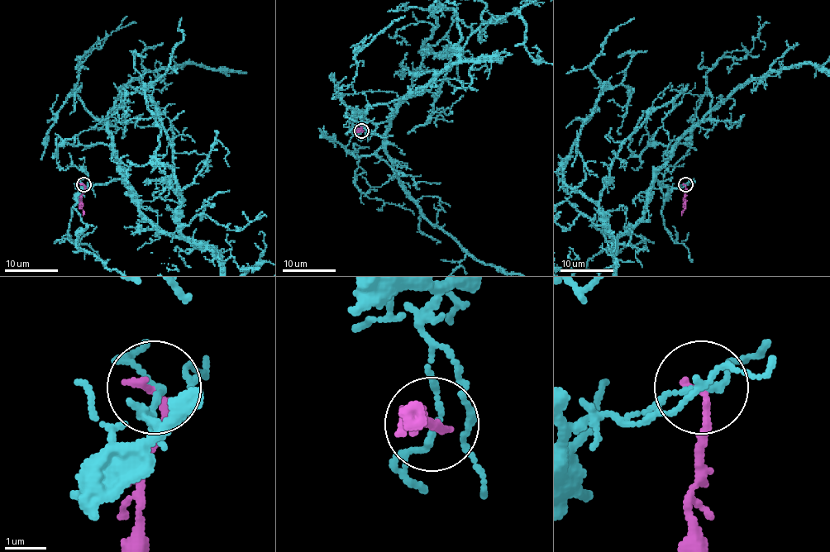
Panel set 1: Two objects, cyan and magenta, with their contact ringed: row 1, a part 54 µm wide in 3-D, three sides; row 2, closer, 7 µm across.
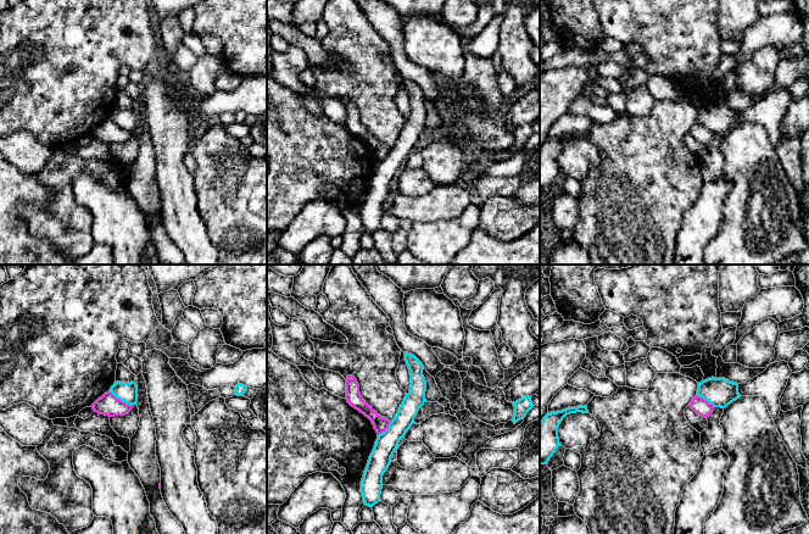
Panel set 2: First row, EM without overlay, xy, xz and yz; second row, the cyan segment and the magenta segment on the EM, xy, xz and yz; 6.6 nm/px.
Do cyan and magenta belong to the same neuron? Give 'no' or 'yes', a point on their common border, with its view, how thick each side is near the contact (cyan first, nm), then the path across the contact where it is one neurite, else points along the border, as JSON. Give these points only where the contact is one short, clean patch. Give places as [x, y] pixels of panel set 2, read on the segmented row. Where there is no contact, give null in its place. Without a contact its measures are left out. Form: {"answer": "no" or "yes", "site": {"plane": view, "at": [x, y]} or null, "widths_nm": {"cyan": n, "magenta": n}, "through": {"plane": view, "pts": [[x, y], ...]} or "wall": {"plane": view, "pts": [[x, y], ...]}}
{"answer": "no", "site": {"plane": "xy", "at": [122, 400]}, "widths_nm": {"cyan": 130, "magenta": 140}, "wall": {"plane": "xy", "pts": [[110, 390], [121, 400], [133, 405]]}}

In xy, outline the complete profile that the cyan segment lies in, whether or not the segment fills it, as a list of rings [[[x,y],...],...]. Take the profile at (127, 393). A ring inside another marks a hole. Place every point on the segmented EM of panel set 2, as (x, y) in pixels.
[[[115,382],[110,391],[121,401],[128,405],[136,405],[138,402],[138,385],[135,382],[121,383]]]

